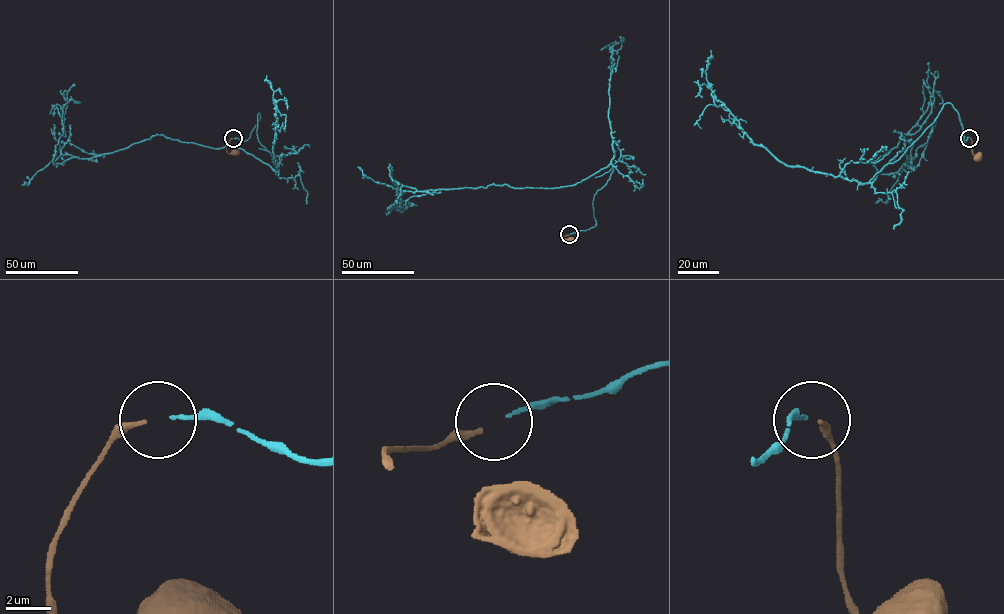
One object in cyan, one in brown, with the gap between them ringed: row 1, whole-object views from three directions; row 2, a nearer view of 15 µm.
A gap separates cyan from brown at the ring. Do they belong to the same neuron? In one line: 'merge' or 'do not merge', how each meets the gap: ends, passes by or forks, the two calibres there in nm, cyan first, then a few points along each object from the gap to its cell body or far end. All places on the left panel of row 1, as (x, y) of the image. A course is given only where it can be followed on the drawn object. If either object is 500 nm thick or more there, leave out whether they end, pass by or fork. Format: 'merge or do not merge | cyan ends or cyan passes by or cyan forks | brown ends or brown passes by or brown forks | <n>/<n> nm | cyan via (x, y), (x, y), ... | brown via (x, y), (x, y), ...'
merge | cyan ends | brown ends | 160/240 nm | cyan via (234, 138), (249, 137), (259, 113), (258, 140), (277, 166), (238, 148), (158, 134), (53, 164), (75, 84) | brown via (232, 138), (226, 151), (235, 151)

